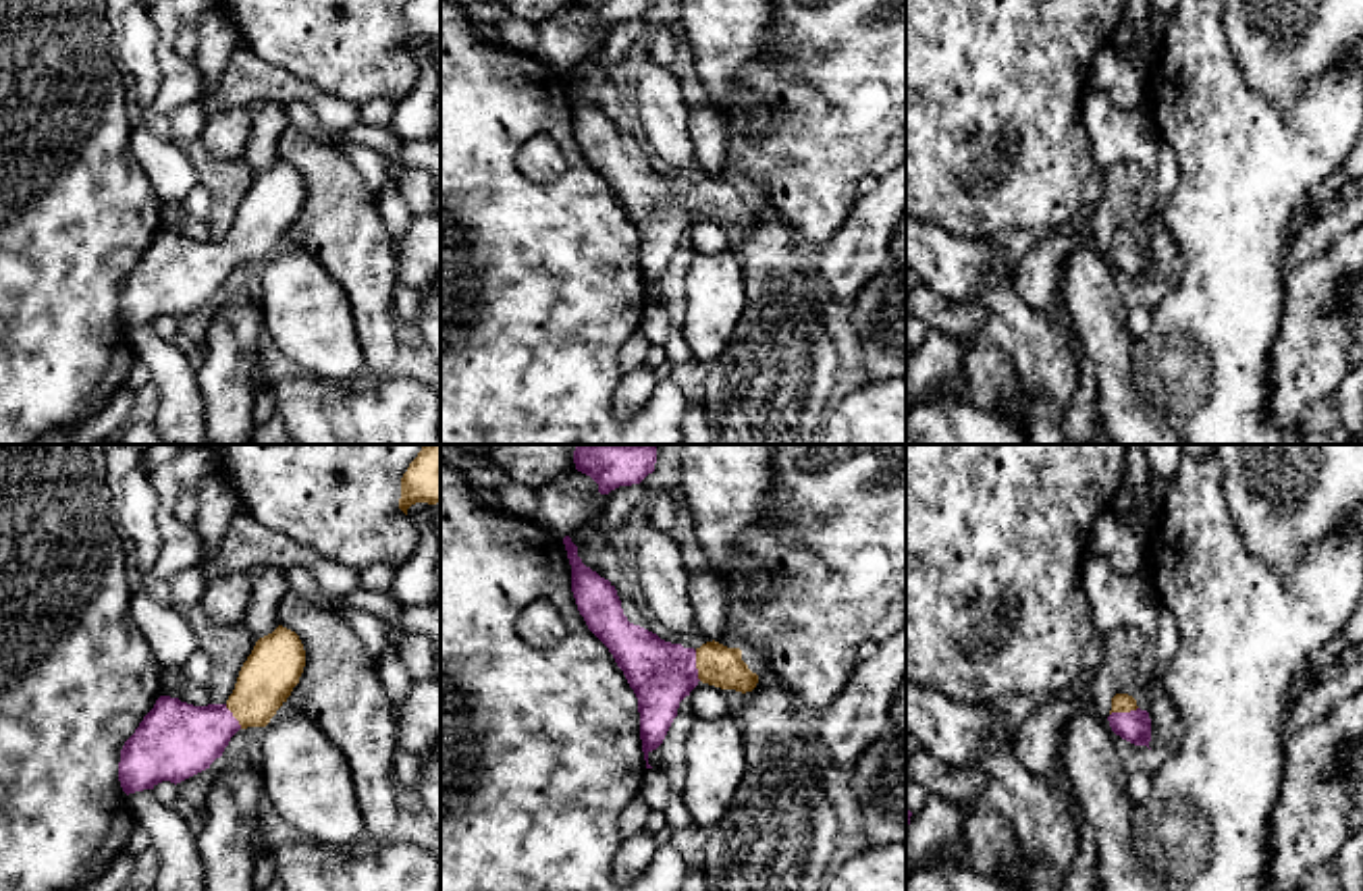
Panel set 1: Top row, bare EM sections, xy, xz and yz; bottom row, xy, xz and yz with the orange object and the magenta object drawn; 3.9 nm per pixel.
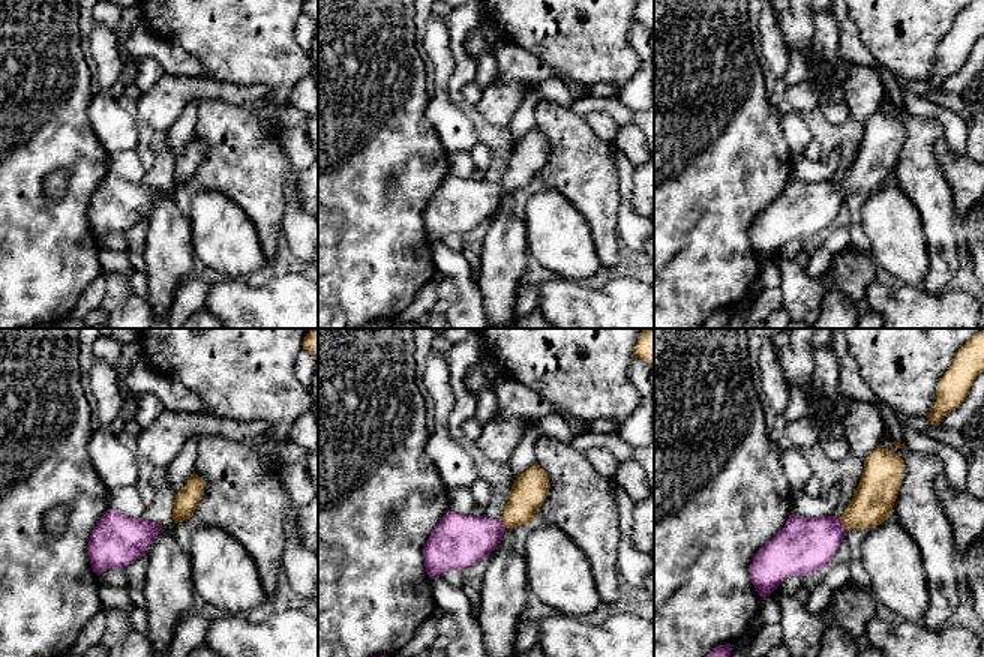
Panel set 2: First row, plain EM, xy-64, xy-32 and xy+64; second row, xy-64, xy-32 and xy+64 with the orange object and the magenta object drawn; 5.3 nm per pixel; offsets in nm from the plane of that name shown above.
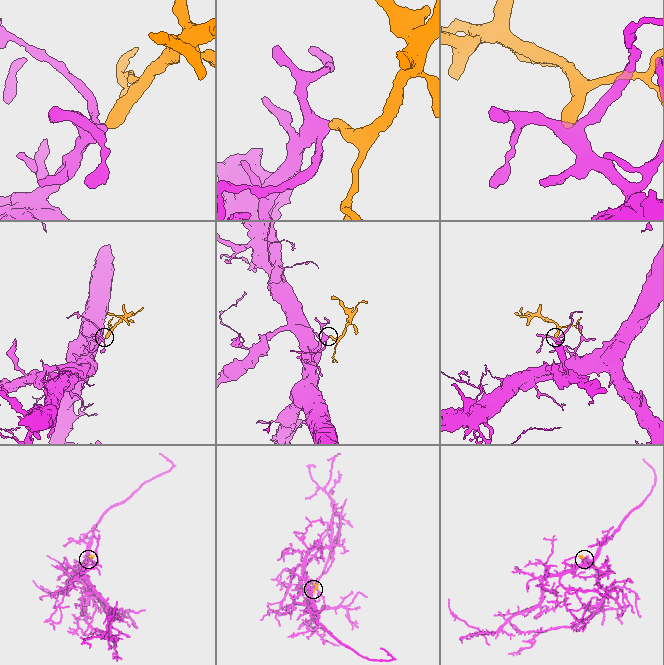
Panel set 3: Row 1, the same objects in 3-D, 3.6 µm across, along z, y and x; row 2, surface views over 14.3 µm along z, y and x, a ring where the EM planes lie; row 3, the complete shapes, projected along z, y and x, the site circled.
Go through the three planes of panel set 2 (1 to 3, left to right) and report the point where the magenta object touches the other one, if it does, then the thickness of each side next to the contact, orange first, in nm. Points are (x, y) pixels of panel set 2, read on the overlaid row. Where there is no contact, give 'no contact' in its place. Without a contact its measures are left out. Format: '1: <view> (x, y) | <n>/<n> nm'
1: no contact
2: xy-32 (504, 524) | 190/280 nm
3: xy+64 (842, 524) | 220/300 nm

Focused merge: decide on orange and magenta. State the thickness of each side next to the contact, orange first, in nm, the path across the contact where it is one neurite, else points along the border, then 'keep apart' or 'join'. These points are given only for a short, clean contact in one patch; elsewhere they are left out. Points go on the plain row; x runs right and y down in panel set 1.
160 nm thick on the orange side, 260 nm on the other; runs through xz (717, 200), (697, 200), (661, 208); join

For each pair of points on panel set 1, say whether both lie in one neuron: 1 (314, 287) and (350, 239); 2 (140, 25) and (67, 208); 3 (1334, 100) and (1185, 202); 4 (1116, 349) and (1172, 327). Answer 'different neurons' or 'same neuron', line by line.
1: different neurons
2: different neurons
3: same neuron
4: different neurons

